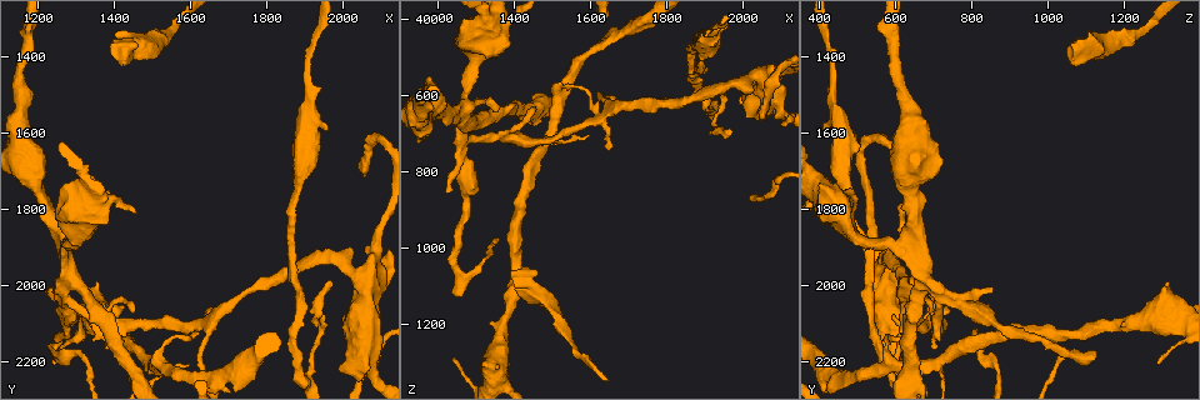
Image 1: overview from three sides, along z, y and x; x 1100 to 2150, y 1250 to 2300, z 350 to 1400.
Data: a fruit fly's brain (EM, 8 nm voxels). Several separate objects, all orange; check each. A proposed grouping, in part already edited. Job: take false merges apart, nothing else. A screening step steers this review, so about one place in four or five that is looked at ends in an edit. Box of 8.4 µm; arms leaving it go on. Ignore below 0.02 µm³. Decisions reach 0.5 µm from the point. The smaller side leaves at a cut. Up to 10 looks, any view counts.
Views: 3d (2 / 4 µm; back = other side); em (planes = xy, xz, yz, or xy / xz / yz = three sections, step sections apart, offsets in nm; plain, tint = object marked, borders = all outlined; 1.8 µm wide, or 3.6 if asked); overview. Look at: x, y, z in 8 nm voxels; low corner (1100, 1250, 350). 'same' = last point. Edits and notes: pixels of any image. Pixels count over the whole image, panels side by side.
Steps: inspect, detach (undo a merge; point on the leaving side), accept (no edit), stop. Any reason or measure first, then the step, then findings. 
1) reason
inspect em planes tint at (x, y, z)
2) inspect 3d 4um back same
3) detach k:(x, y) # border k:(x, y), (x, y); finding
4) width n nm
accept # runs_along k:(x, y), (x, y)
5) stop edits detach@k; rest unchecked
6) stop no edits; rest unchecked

sudden change in width
inspect em xz step 8 tint at (1290, 1980, 680)

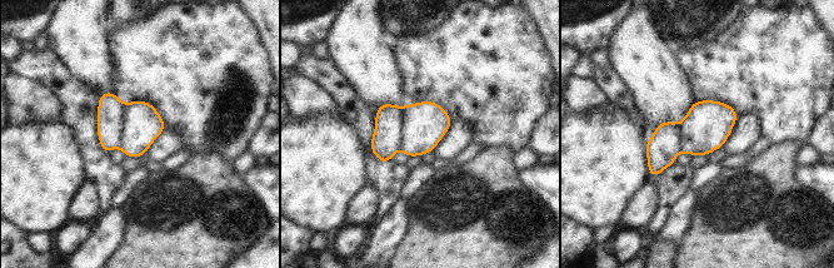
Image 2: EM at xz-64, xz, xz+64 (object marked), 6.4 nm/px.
detach 2:(141, 124) # border 2:(125, 104), (118, 147); a second cell is stuck on

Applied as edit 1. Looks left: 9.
inspect overview

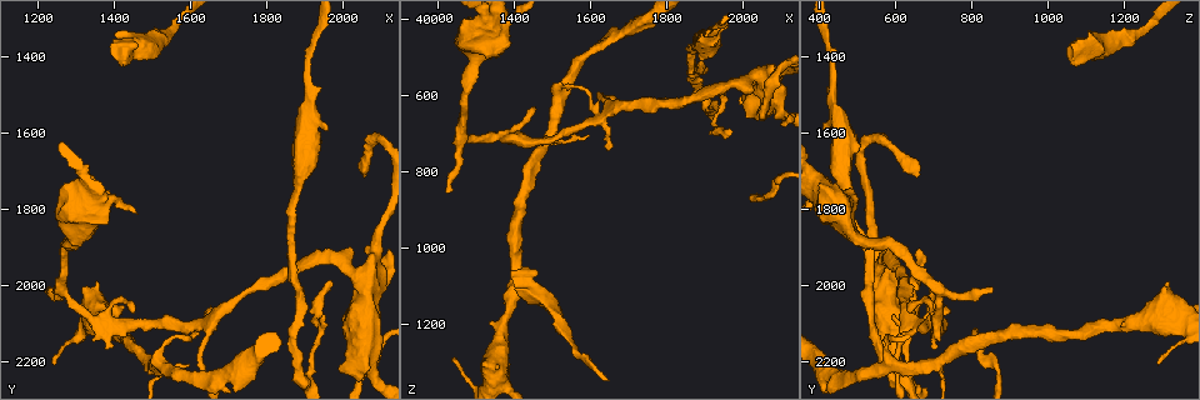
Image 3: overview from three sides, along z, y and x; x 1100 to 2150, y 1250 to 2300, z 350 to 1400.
four-way junction
inspect 3d 2um at (1605, 2115, 670)

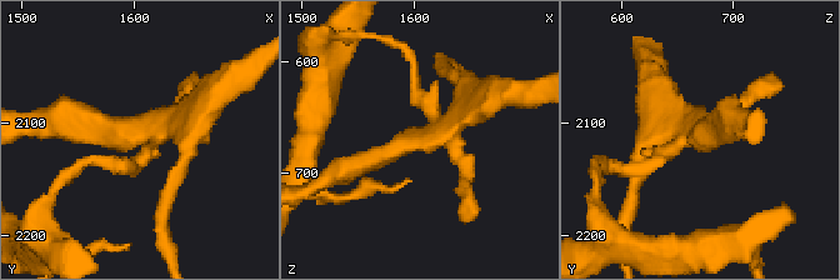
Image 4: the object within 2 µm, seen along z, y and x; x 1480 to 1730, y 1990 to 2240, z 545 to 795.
inspect em xz step 4 tint at (1606, 2110, 670)

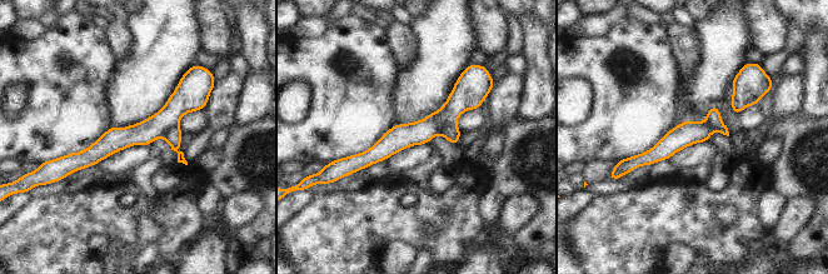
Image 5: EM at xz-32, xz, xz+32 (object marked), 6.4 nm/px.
another direction
inspect em planes tint same

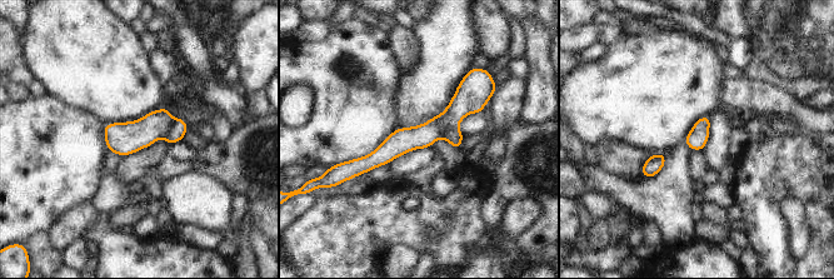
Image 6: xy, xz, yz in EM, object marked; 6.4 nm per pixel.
detach 6:(454, 136) # border 6:(457, 128), (445, 130), (442, 136); two cells meet here

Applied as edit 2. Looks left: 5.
inspect em planes tint at (2055, 2000, 555)

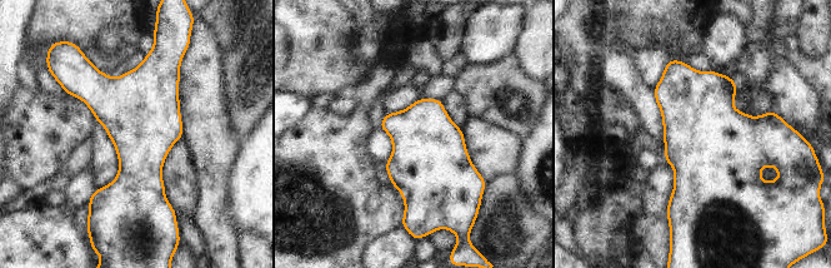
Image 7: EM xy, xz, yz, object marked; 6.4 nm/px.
accept # continuous, no second cell

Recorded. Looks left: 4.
stop edits detach@2, detach@6; rest unchecked

